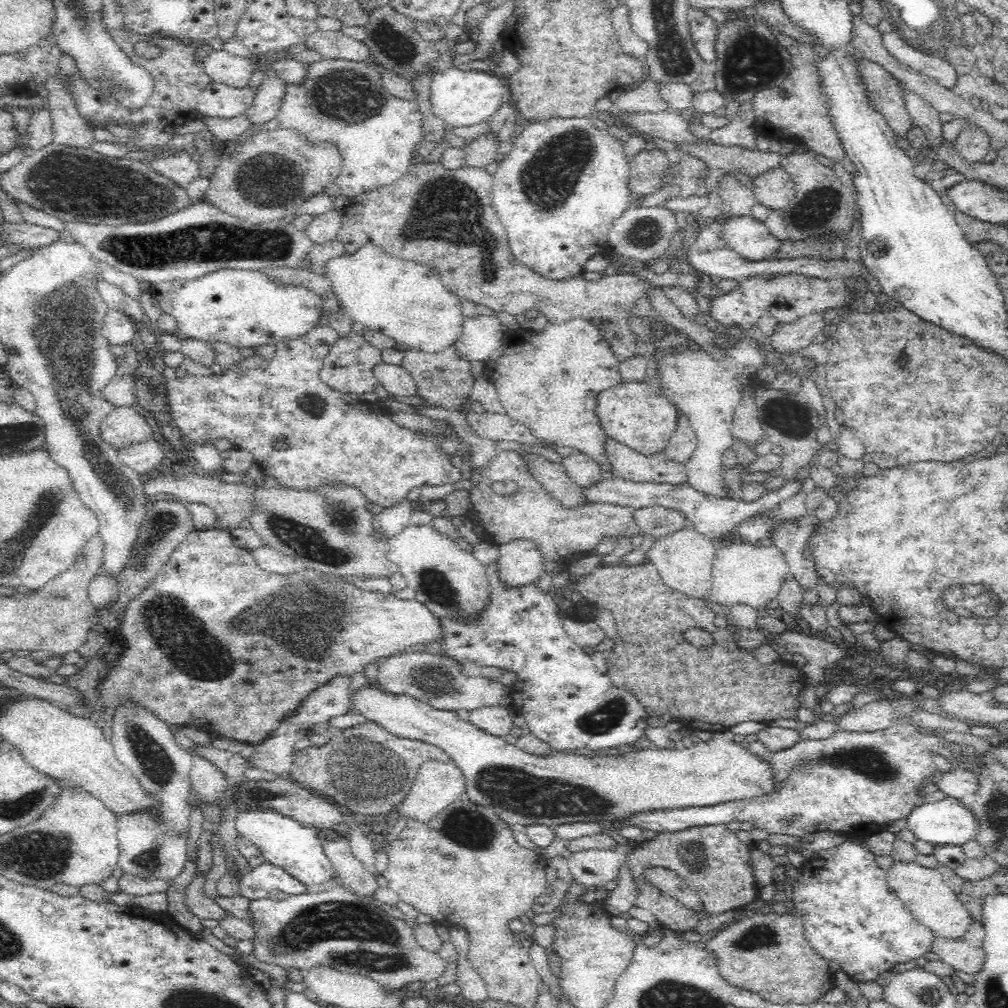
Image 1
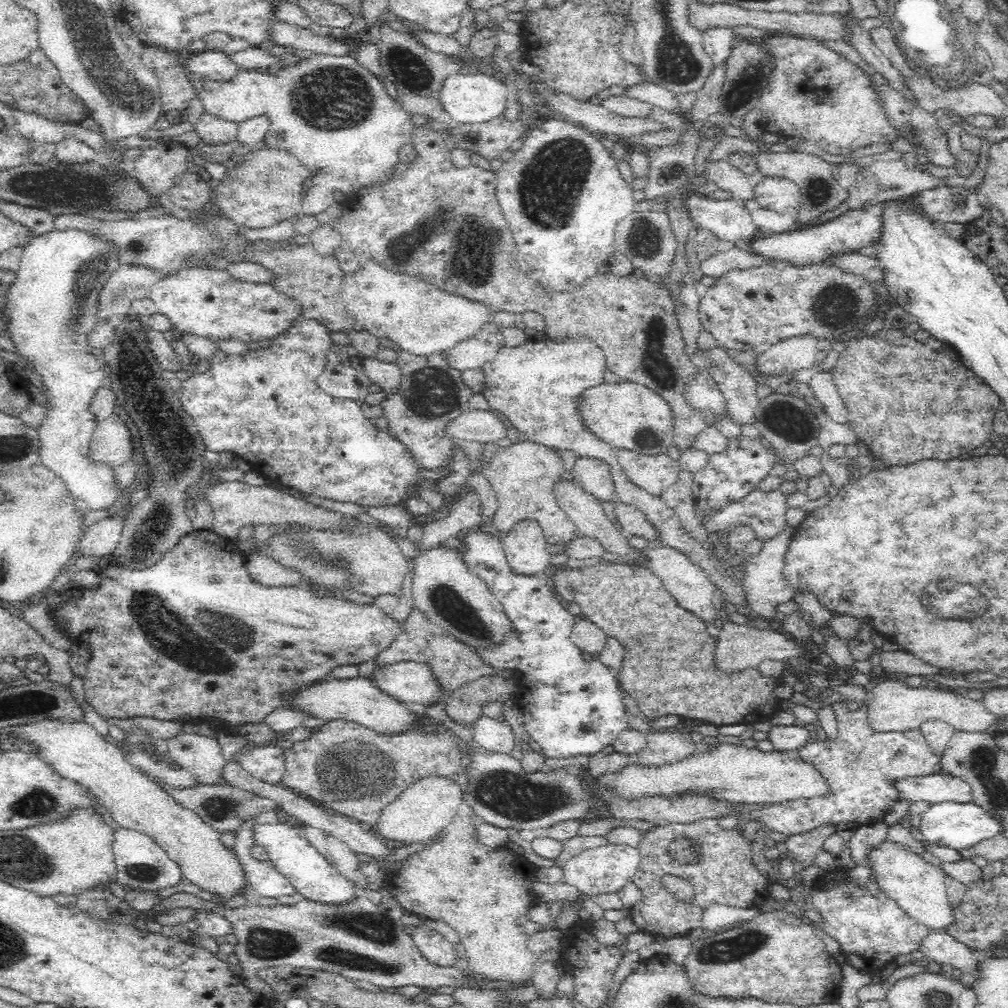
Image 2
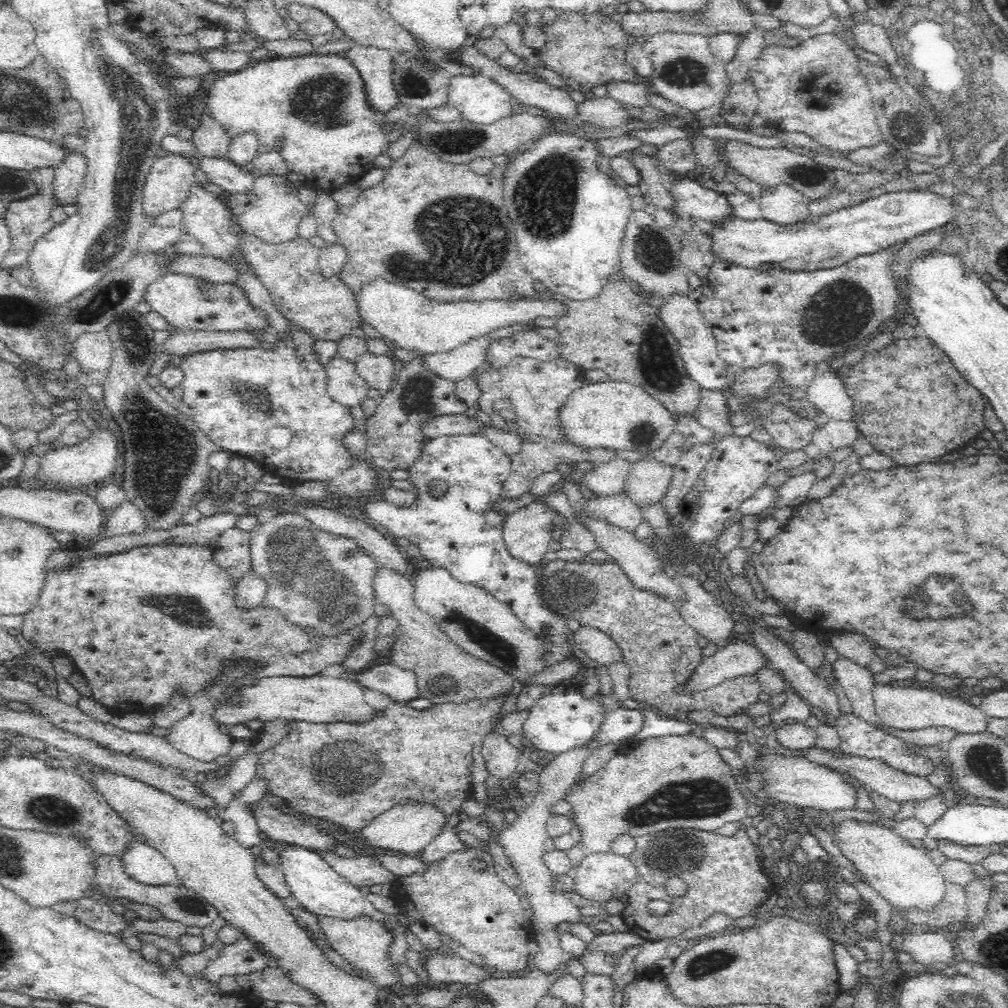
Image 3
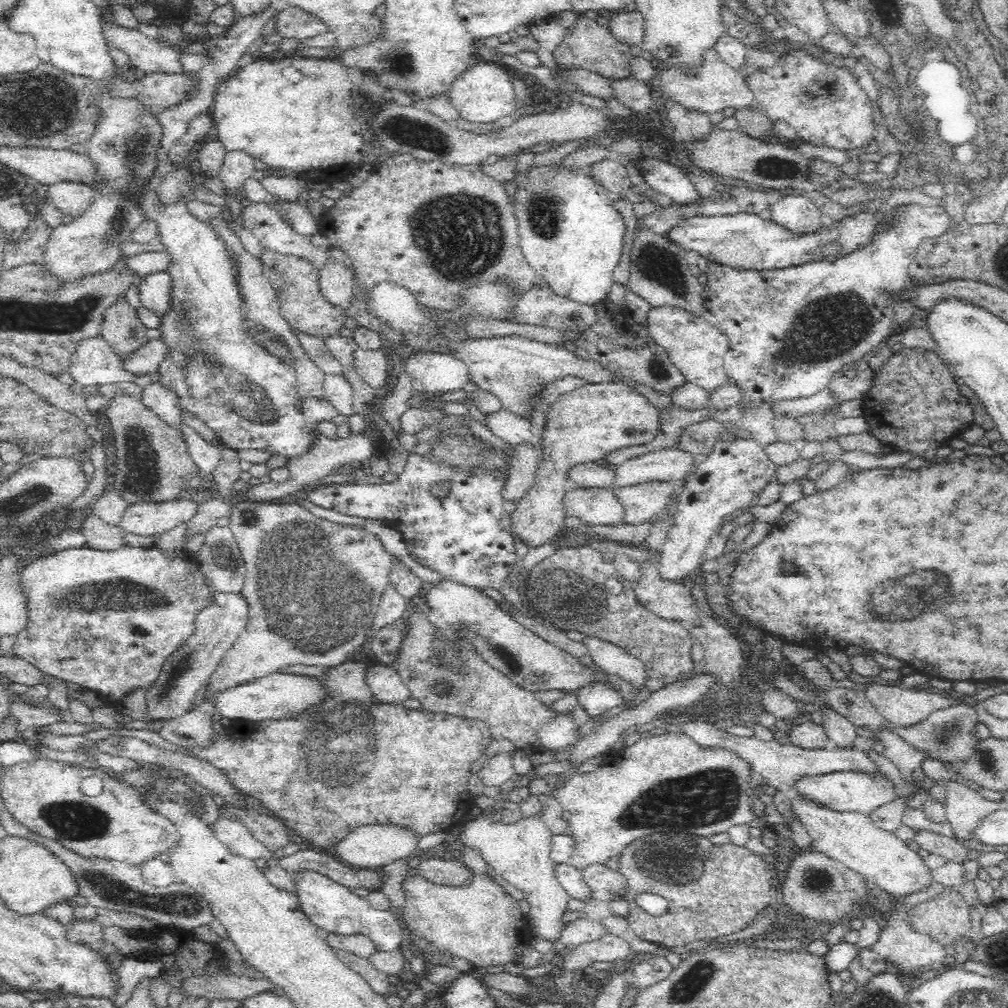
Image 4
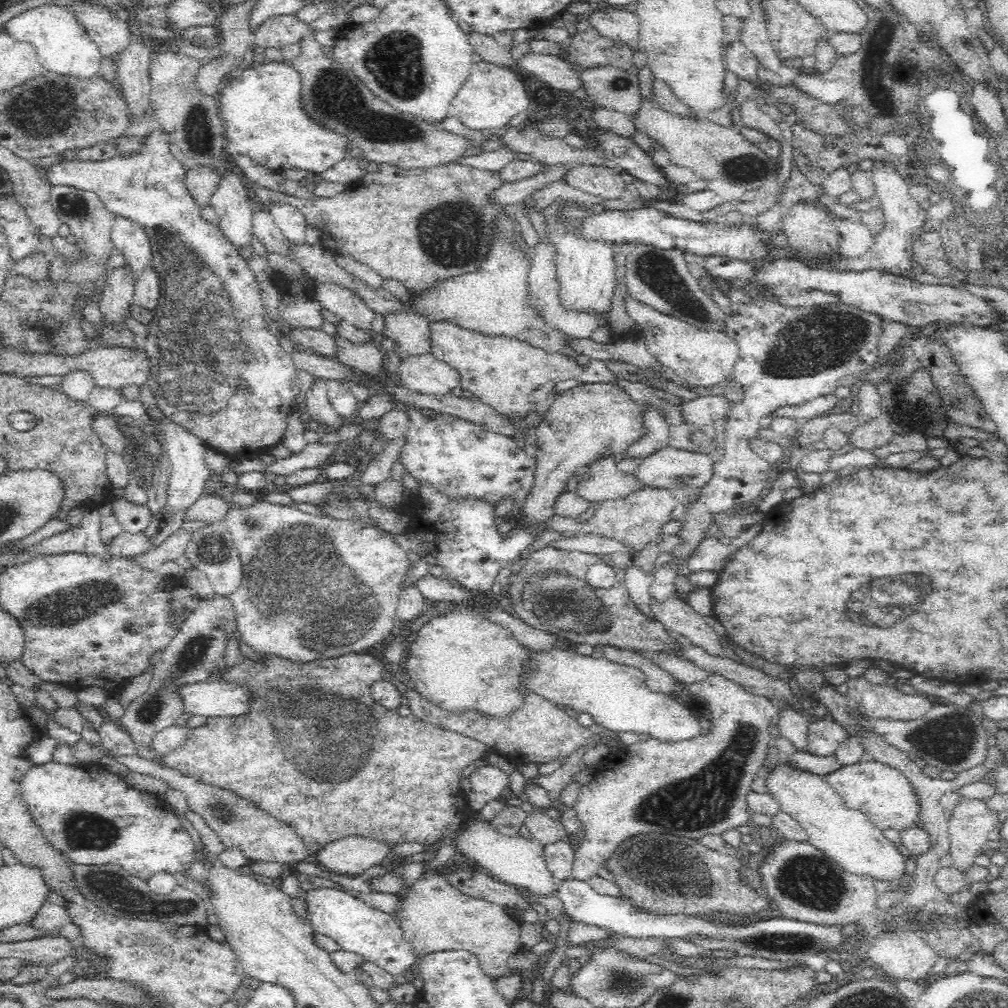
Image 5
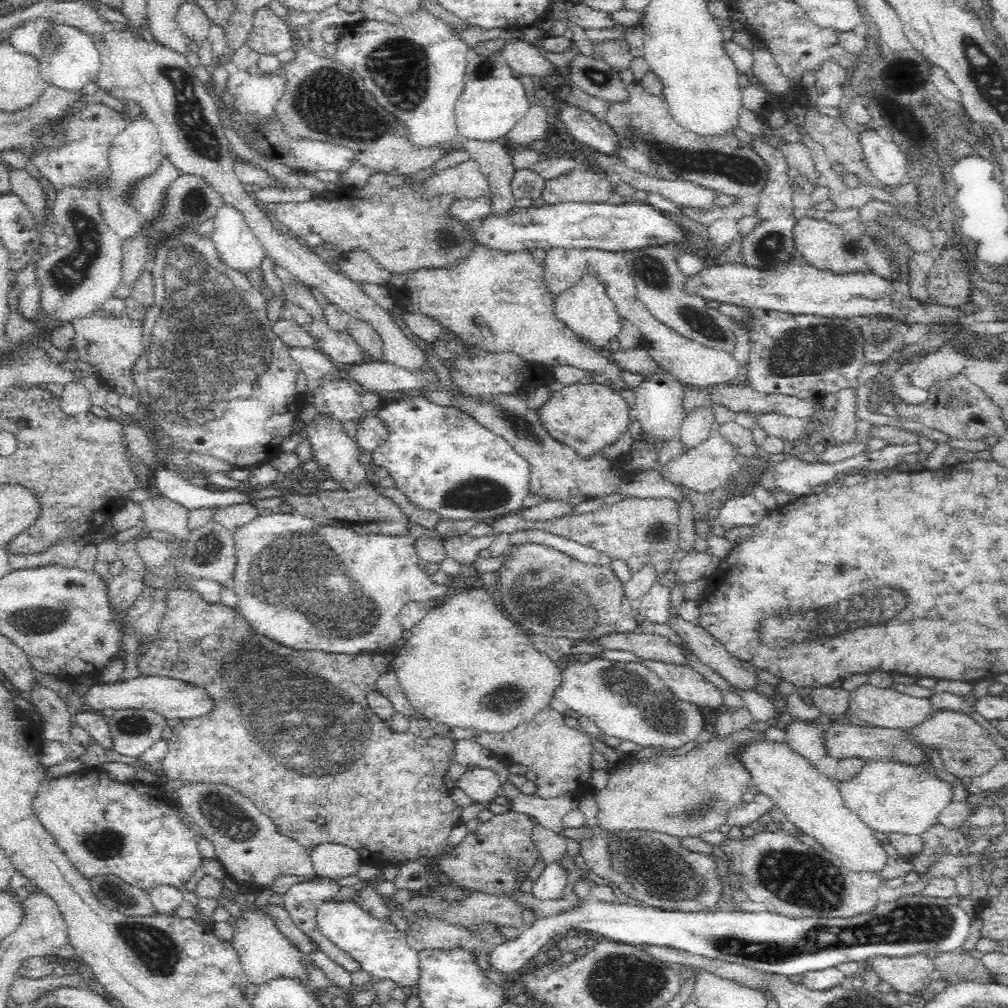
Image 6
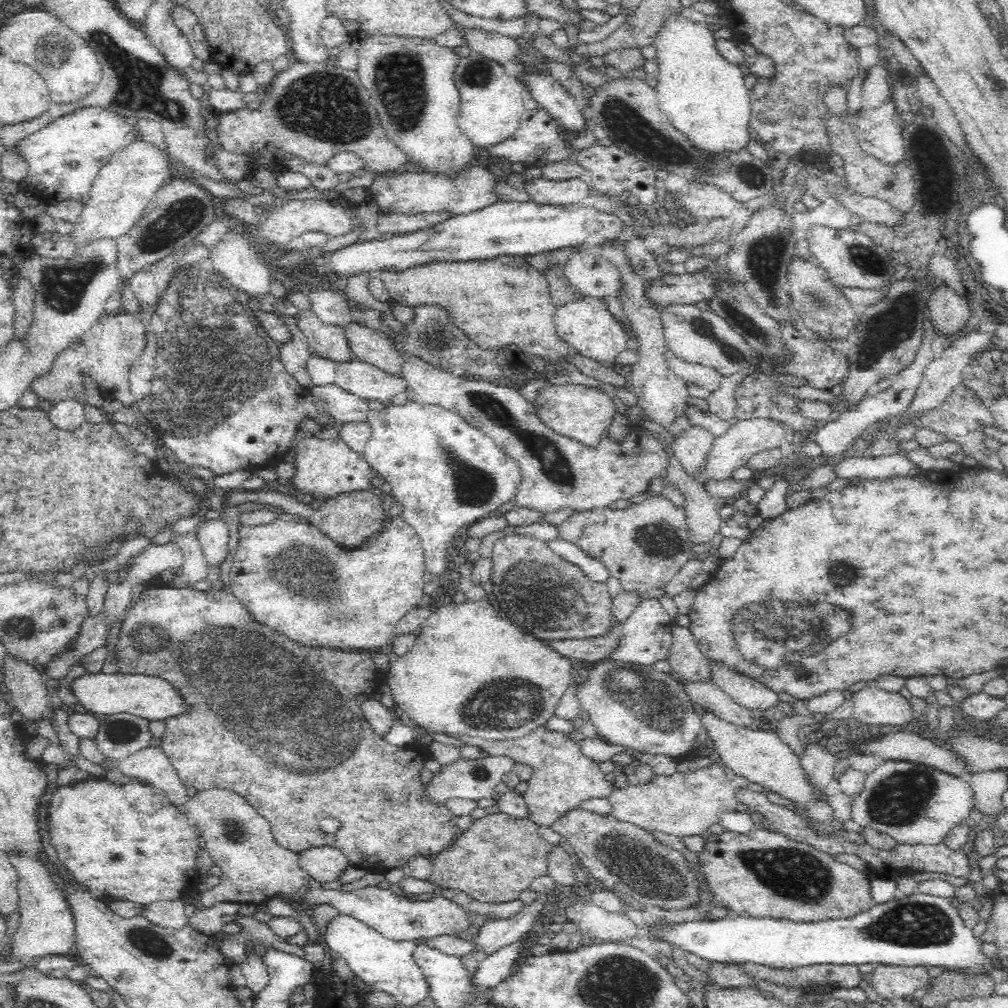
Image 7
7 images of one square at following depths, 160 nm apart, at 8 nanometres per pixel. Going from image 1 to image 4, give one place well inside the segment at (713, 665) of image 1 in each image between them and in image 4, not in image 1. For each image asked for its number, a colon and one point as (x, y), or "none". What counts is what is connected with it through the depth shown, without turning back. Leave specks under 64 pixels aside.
2: (669, 666)
3: (662, 651)
4: (566, 590)

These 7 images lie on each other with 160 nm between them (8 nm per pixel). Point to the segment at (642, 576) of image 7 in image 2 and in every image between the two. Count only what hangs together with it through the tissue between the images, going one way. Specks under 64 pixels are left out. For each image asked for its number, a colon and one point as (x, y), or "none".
2: (654, 473)
3: (647, 480)
4: (647, 498)
5: (635, 519)
6: (636, 531)

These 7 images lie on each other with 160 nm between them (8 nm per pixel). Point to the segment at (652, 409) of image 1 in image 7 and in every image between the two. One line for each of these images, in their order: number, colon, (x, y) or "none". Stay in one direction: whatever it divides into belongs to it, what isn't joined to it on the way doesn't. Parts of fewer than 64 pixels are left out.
2: (624, 414)
3: (612, 415)
4: (584, 425)
5: (586, 423)
6: (587, 418)
7: (584, 414)

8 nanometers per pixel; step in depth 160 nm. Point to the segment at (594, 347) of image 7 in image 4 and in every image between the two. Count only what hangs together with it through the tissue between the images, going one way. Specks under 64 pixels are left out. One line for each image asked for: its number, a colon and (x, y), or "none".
4: (570, 234)
5: (585, 268)
6: (586, 308)

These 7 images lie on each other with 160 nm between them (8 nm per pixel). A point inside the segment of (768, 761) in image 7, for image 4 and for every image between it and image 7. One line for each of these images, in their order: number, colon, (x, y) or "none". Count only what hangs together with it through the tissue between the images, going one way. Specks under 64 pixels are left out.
4: (882, 858)
5: (858, 845)
6: (813, 804)

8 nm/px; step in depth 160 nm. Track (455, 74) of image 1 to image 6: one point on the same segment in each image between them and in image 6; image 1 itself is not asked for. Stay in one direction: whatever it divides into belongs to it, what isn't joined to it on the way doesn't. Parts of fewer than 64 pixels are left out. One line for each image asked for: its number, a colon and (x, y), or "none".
2: (474, 98)
3: (479, 100)
4: (483, 93)
5: (491, 96)
6: (493, 101)

